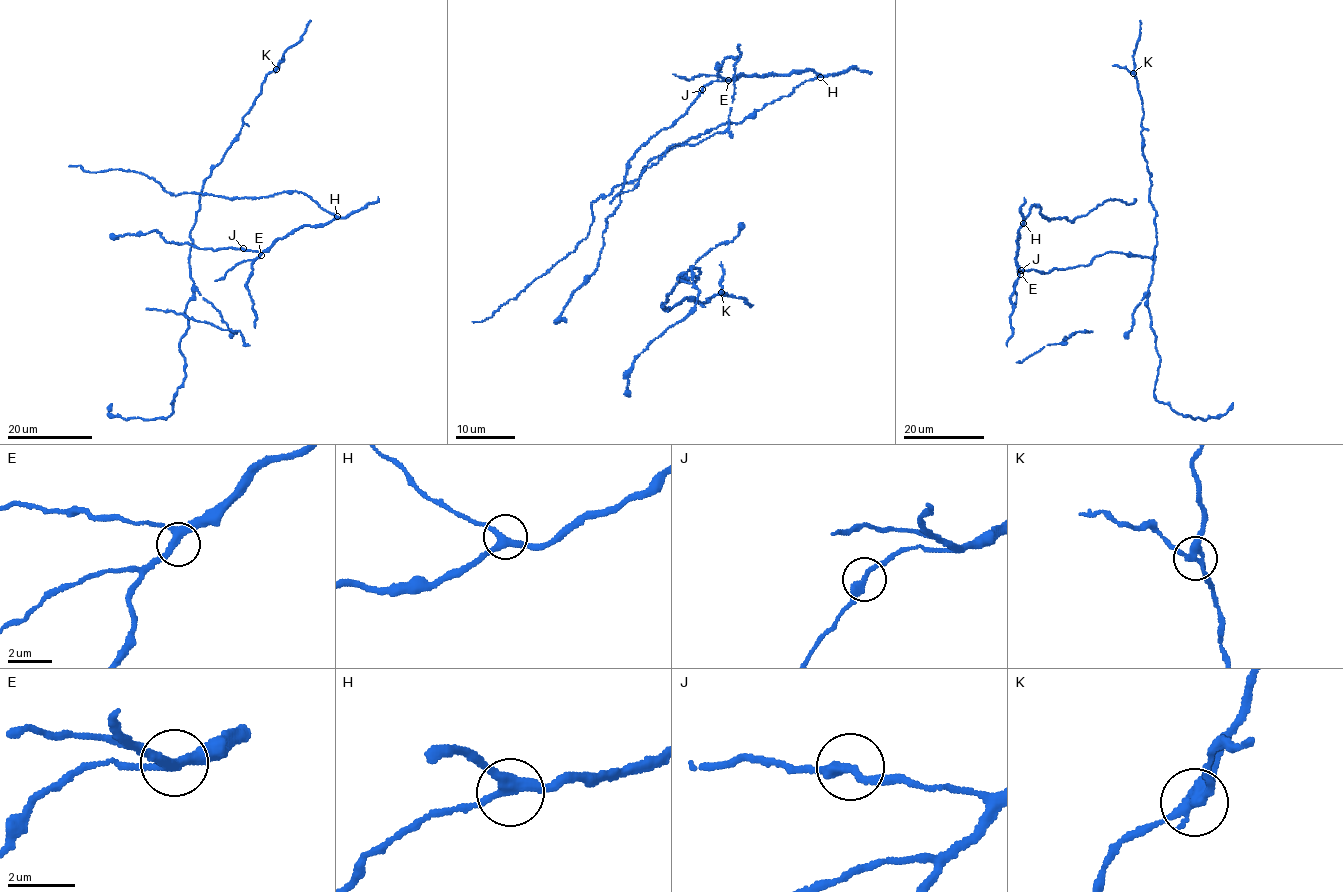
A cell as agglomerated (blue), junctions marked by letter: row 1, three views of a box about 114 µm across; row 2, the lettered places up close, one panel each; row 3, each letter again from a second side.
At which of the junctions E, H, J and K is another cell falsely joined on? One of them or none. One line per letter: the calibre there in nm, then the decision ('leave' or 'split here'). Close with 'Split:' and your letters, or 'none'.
E: 280 nm | leave
H: 300 nm | leave
J: 300 nm | leave
K: 280 nm | split here
Split: K

